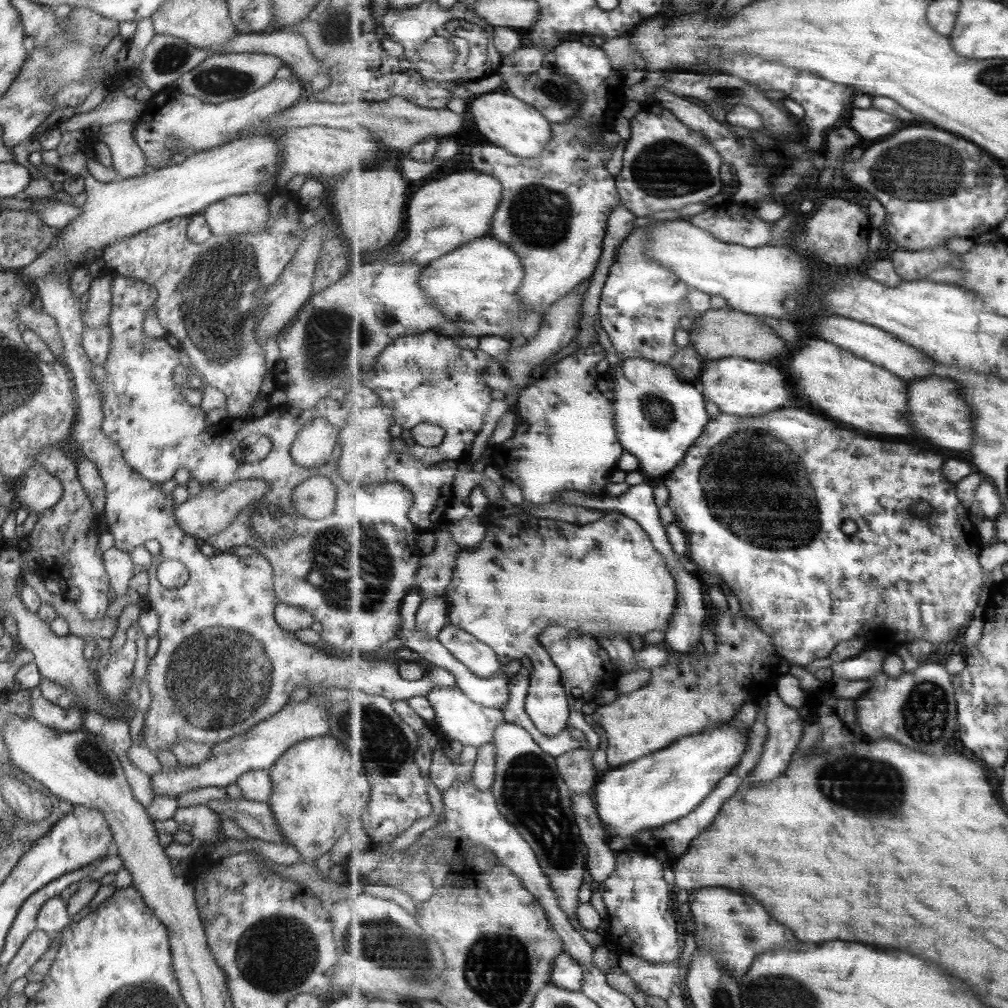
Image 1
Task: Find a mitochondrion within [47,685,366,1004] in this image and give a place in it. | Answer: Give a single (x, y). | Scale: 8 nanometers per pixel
(276, 954)

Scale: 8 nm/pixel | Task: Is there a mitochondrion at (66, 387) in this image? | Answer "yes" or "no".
no

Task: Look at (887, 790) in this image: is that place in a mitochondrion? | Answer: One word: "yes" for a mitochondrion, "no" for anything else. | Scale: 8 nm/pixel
yes

